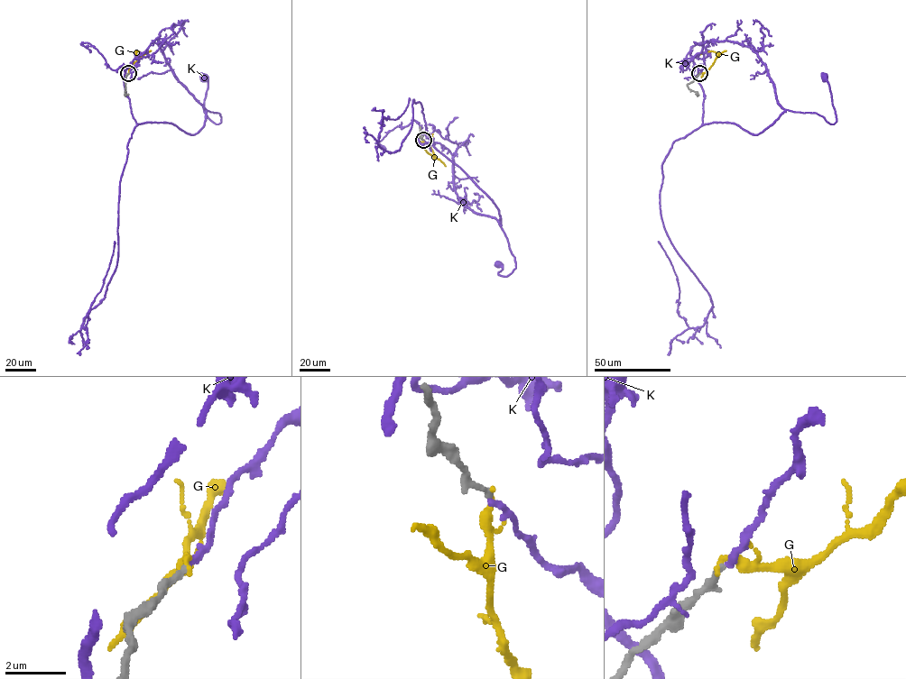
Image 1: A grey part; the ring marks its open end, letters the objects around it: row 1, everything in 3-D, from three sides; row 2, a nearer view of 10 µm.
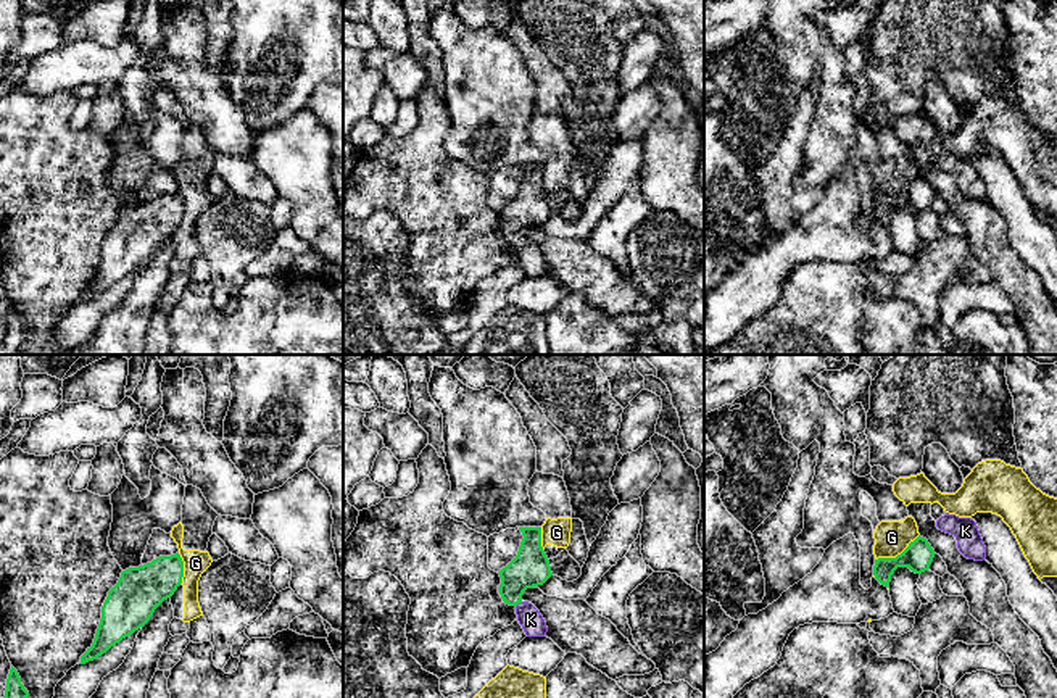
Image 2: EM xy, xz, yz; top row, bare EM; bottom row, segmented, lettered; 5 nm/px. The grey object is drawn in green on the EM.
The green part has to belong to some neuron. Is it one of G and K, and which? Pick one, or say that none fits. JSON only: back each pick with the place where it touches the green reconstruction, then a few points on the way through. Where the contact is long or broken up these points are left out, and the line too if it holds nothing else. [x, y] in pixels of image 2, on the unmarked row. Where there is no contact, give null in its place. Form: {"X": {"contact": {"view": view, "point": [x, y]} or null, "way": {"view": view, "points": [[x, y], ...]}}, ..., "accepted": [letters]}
{"K": {"contact": {"view": "xz", "point": [519, 240]}, "way": {"view": "xz", "points": [[530, 207], [518, 220], [519, 240], [530, 258]]}}, "accepted": ["K"]}

